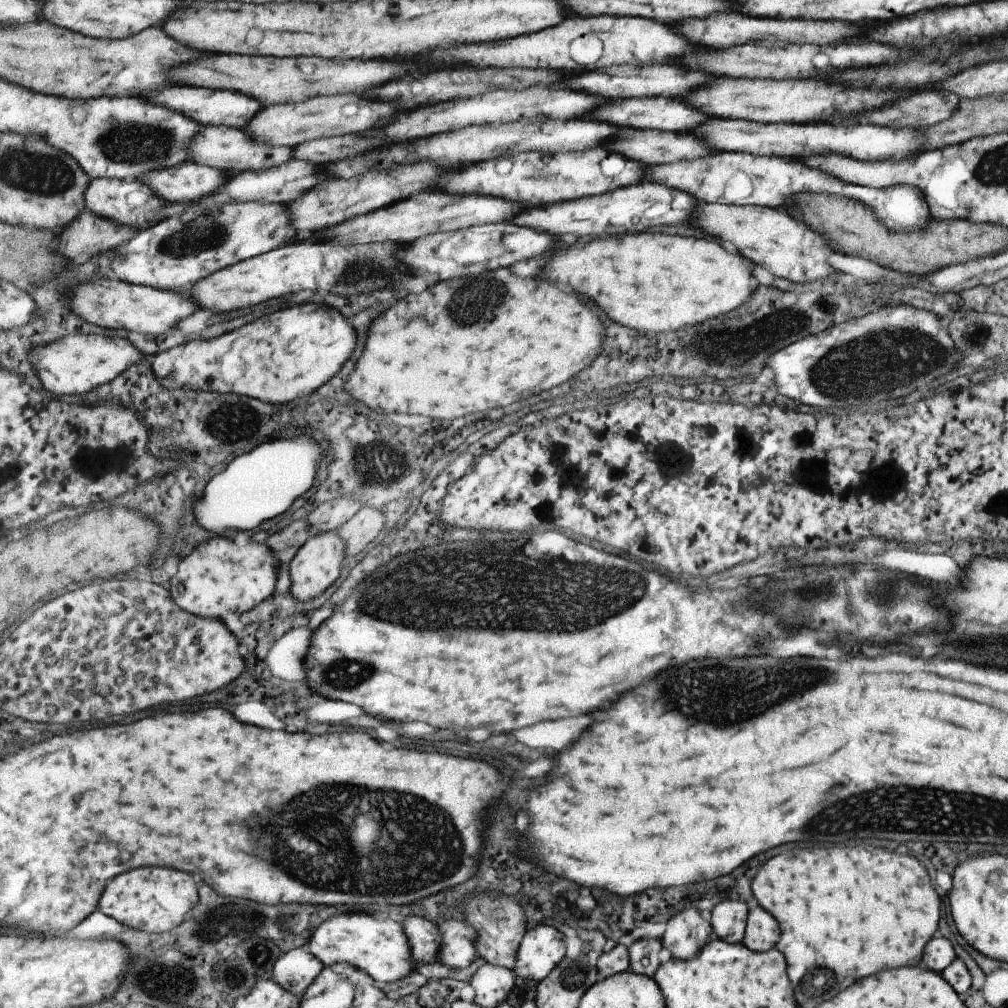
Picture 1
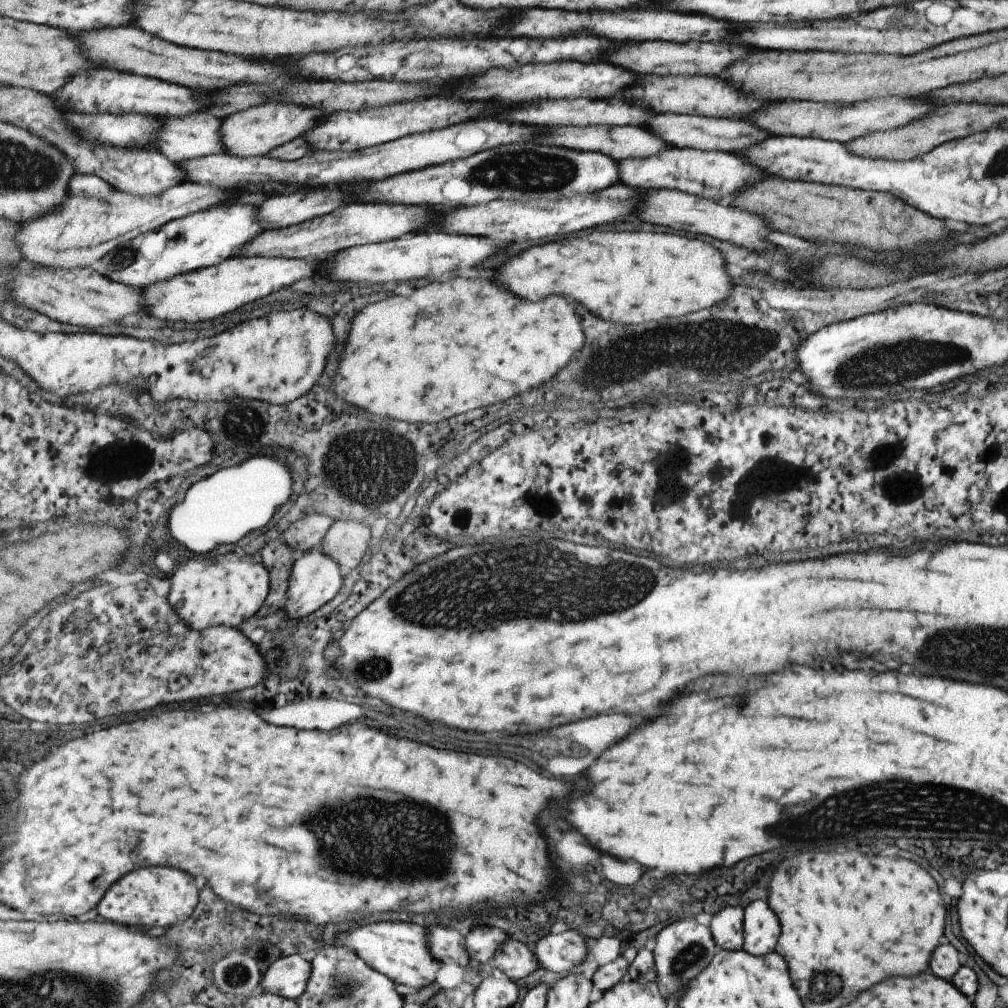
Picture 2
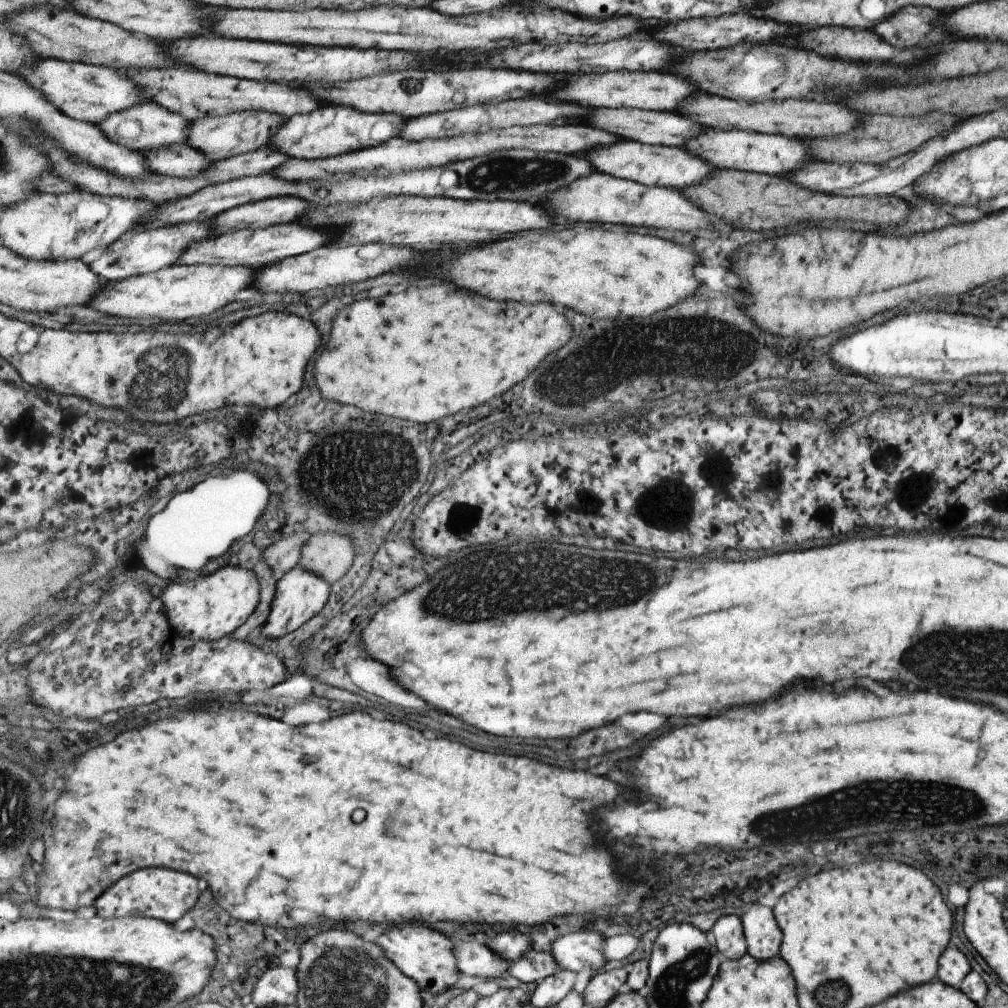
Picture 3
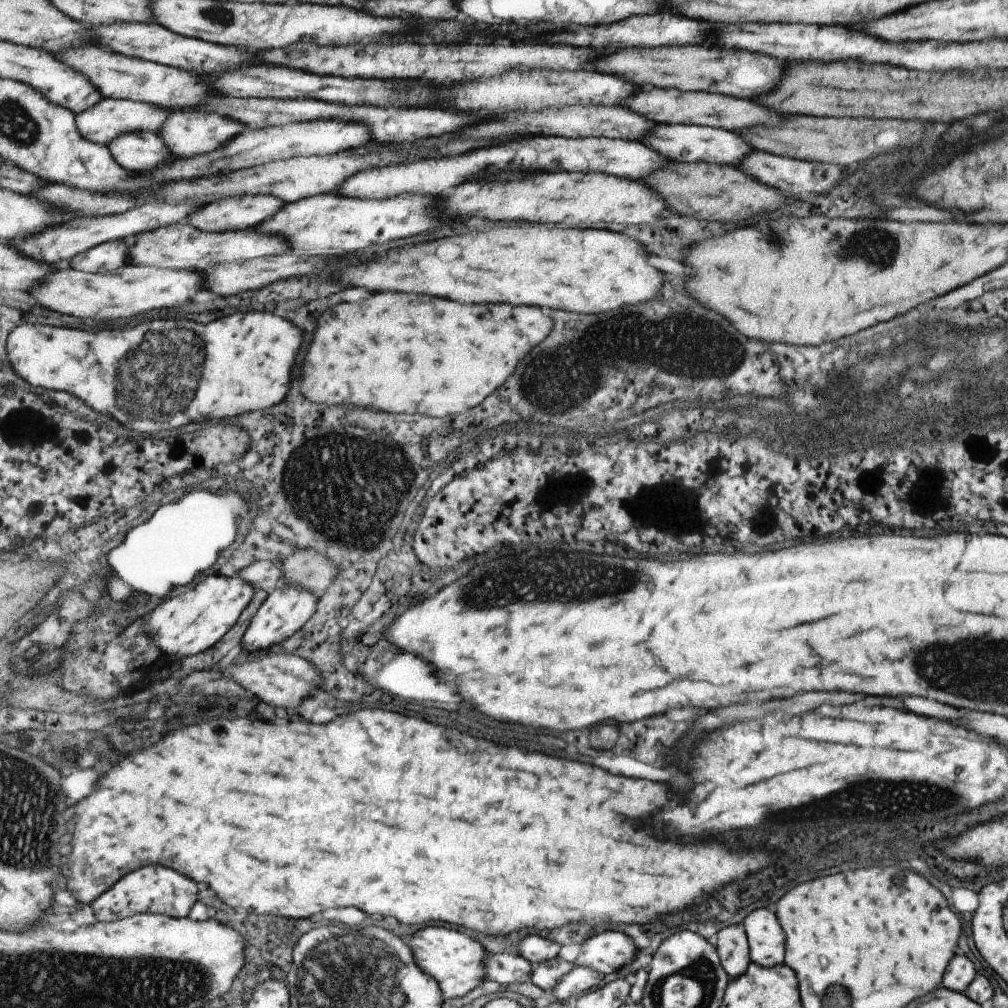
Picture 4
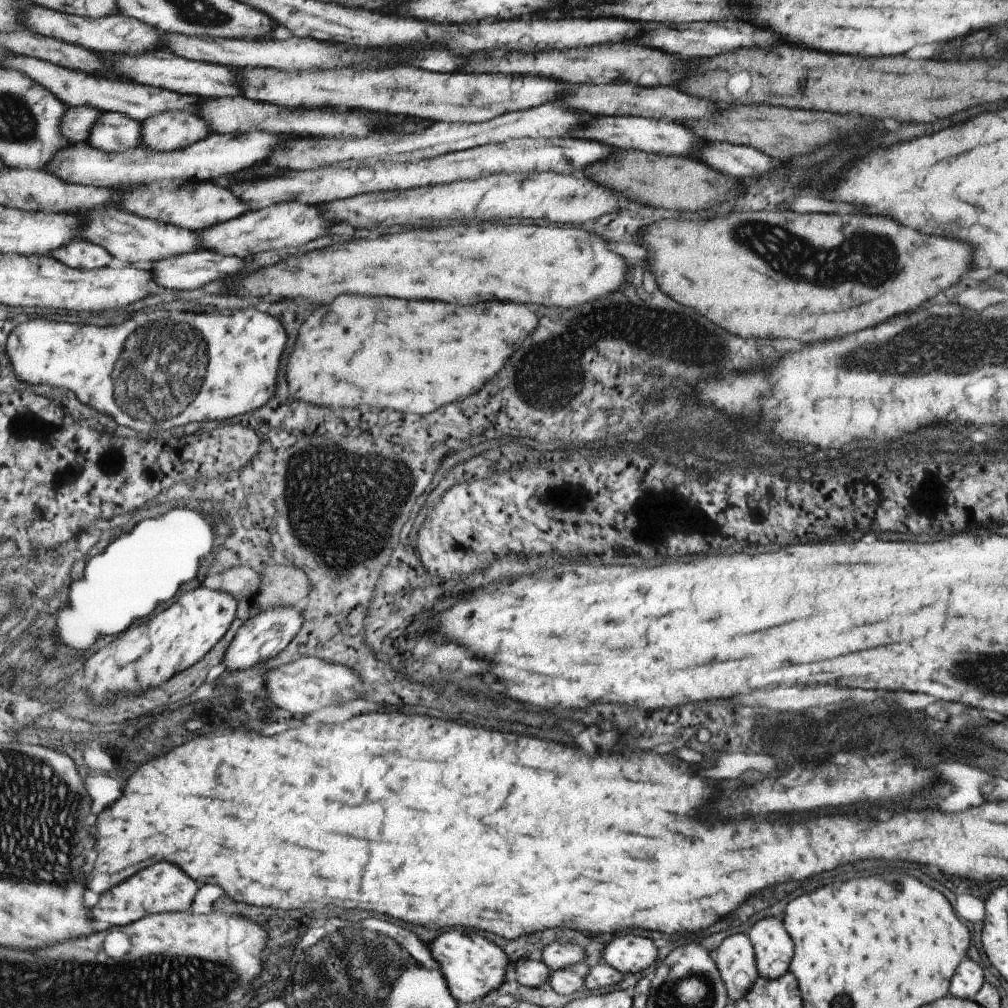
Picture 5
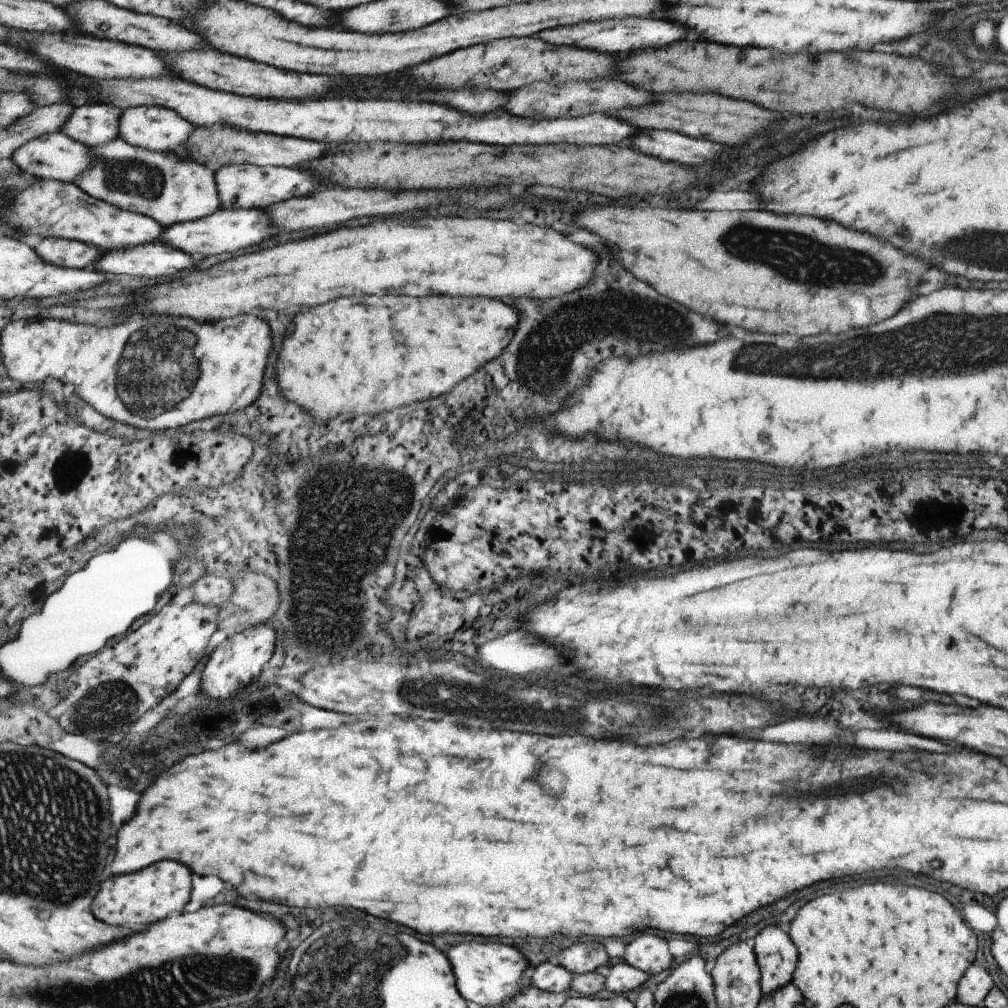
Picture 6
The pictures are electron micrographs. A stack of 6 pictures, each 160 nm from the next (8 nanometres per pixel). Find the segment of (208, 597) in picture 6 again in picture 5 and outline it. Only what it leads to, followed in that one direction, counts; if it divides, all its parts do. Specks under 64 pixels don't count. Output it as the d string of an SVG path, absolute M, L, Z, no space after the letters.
M237 566L237 568L227 569L221 573L221 591L233 595L237 600L240 598L252 598L260 587L260 574L254 568L247 566Z

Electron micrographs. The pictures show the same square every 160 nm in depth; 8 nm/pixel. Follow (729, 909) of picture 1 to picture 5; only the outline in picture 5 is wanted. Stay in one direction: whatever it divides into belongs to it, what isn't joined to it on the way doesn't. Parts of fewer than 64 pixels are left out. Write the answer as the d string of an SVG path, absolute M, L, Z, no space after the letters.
M727 936L716 948L713 959L728 1002L734 1003L745 996L758 977L754 952L748 936Z

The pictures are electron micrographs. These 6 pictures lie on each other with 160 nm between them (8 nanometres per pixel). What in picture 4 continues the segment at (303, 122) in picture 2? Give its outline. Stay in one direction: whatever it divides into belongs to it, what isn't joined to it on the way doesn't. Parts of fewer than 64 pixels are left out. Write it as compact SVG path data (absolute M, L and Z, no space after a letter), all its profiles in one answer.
M177 111L169 114L163 123L159 136L163 139L165 146L173 155L181 158L191 158L210 153L225 146L233 136L243 132L243 124L233 122L231 118L223 118L219 114L205 114L201 111Z

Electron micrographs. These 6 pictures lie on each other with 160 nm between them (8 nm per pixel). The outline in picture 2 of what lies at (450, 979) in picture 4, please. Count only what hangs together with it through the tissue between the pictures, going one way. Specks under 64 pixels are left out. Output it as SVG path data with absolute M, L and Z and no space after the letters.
M378 922L339 934L335 945L356 950L367 964L393 979L400 987L424 989L436 981L444 963L437 960L428 942L427 928L418 923Z

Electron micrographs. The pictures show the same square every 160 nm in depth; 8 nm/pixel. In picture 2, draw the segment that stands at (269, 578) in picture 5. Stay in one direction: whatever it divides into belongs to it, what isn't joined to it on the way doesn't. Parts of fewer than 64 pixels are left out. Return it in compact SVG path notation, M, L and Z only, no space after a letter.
M336 521L323 539L321 550L329 555L341 569L347 572L347 568L357 568L363 560L365 550L369 548L371 542L371 528L365 523L357 521Z

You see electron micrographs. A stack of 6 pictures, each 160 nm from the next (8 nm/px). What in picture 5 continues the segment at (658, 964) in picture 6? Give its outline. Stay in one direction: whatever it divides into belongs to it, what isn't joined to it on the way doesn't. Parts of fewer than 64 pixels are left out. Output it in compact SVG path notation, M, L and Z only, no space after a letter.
M627 934L627 936L619 936L609 946L606 945L601 955L605 962L624 974L639 974L657 962L659 948L651 938Z

